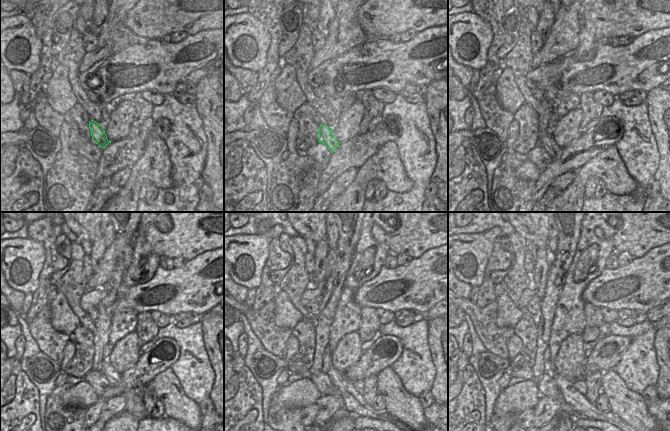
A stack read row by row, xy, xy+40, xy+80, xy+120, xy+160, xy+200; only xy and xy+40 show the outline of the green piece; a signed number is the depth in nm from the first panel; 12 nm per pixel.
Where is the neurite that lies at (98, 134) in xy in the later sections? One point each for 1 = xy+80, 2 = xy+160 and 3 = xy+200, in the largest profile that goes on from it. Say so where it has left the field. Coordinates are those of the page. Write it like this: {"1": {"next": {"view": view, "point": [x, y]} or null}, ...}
{"1": {"next": {"view": "xy+80", "point": [548, 140]}}, "2": {"next": {"view": "xy+160", "point": [339, 379]}}, "3": {"next": {"view": "xy+200", "point": [564, 383]}}}

